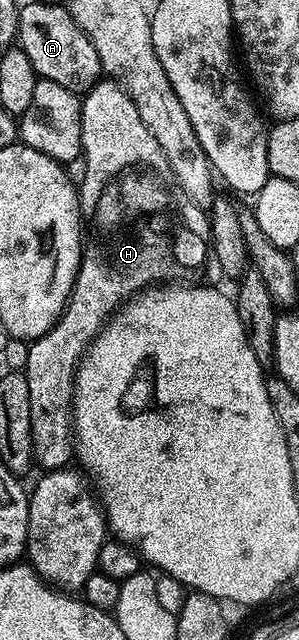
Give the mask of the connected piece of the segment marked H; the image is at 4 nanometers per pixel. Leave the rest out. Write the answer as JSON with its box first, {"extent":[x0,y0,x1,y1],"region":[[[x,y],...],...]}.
{"extent":[27,79,211,470],"region":[[[100,79],[81,97],[81,143],[85,159],[85,179],[78,185],[79,209],[85,222],[83,258],[63,314],[51,330],[27,346],[27,382],[29,383],[29,419],[33,439],[34,464],[40,470],[65,469],[73,461],[73,422],[71,396],[75,394],[75,372],[79,360],[87,352],[96,335],[115,310],[136,293],[156,283],[179,283],[190,273],[198,274],[209,256],[211,223],[208,214],[196,212],[197,206],[177,183],[165,151],[157,147],[157,139],[149,135],[149,127],[141,123],[141,111],[133,103],[122,84],[115,79]]]}

